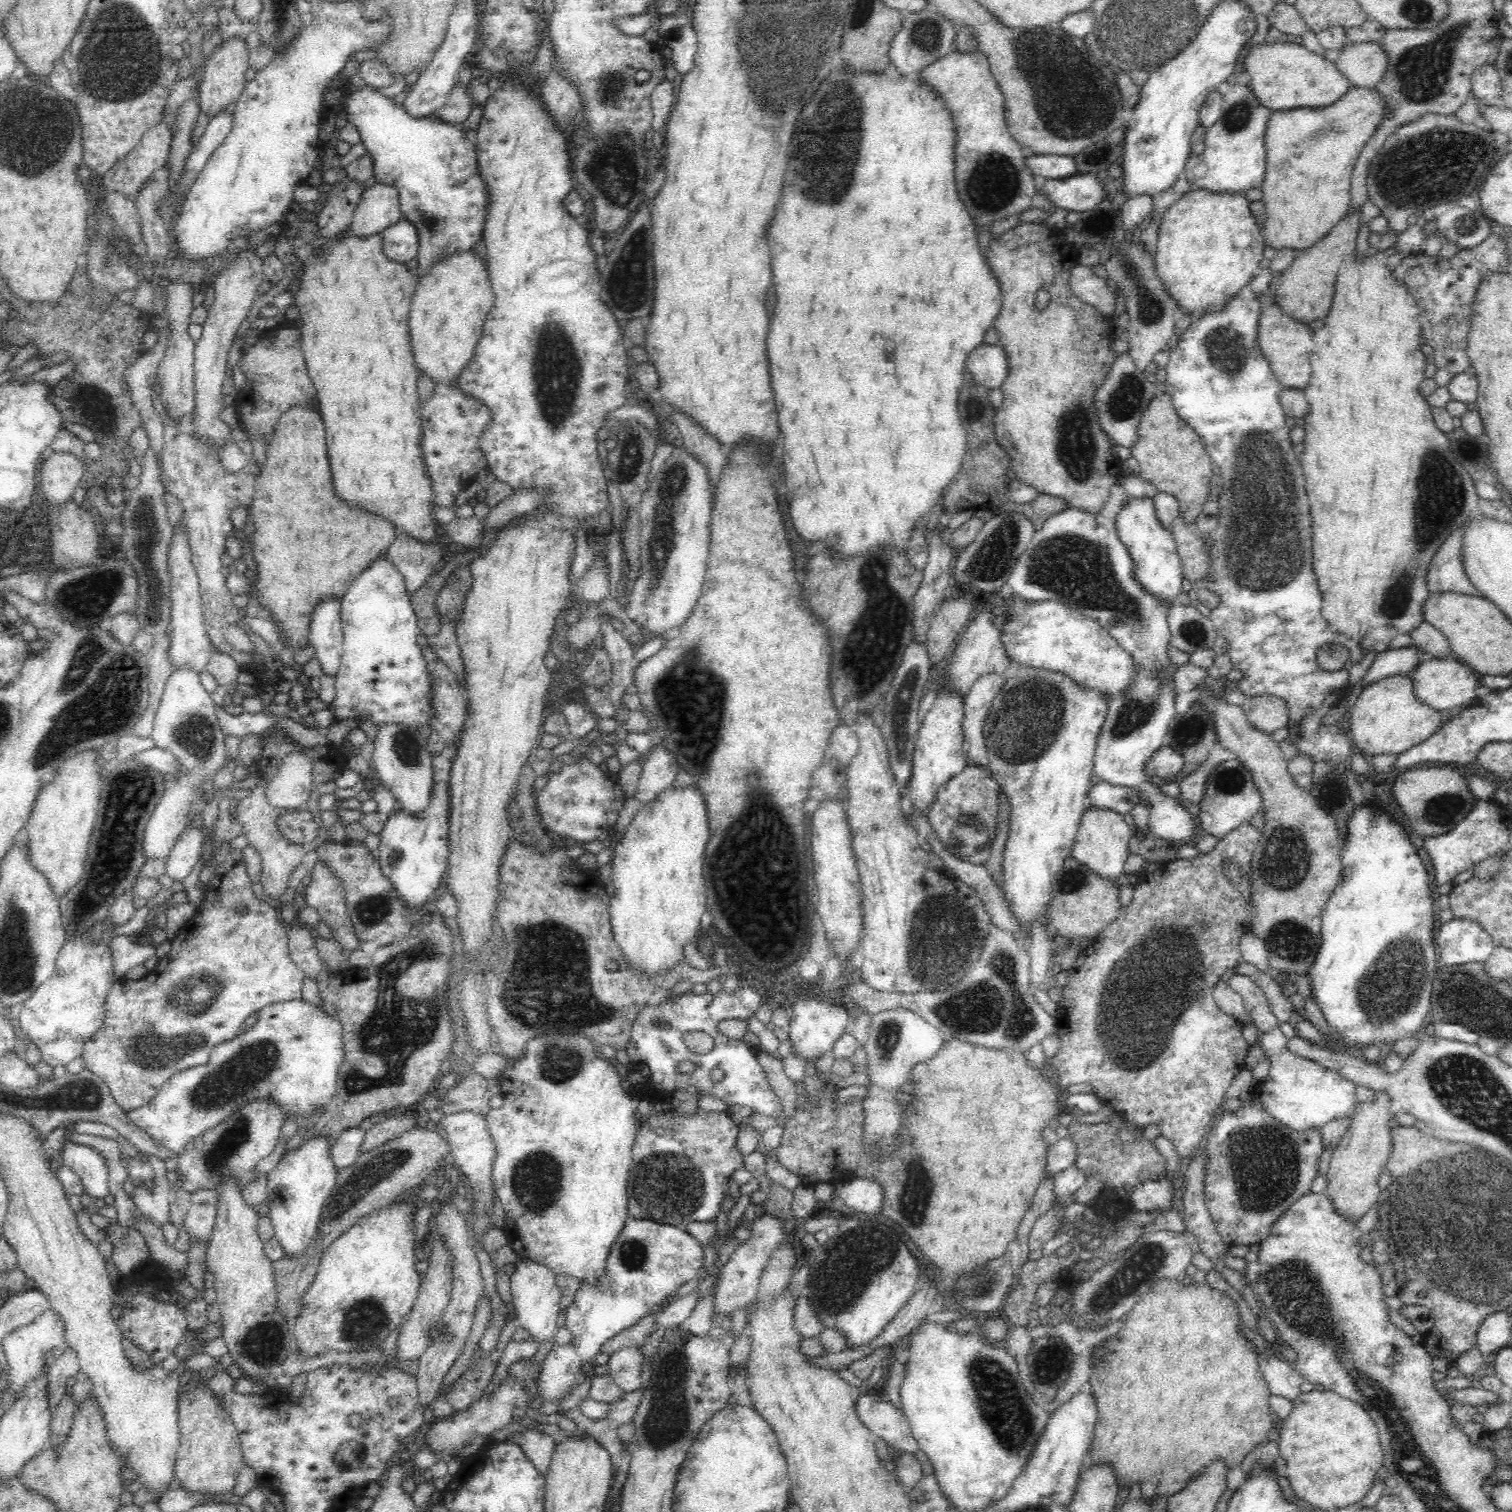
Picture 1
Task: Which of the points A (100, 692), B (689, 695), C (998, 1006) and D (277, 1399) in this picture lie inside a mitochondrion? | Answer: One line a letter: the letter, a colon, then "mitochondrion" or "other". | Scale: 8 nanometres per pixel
A: mitochondrion
B: mitochondrion
C: mitochondrion
D: other

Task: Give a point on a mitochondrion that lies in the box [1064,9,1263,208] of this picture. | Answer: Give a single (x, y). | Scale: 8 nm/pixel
(1181, 63)

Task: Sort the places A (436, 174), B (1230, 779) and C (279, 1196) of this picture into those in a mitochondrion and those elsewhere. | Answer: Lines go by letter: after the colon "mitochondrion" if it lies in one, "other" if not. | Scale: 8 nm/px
A: other
B: mitochondrion
C: other

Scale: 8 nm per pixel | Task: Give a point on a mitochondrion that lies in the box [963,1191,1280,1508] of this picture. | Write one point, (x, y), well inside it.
(1010, 1417)

